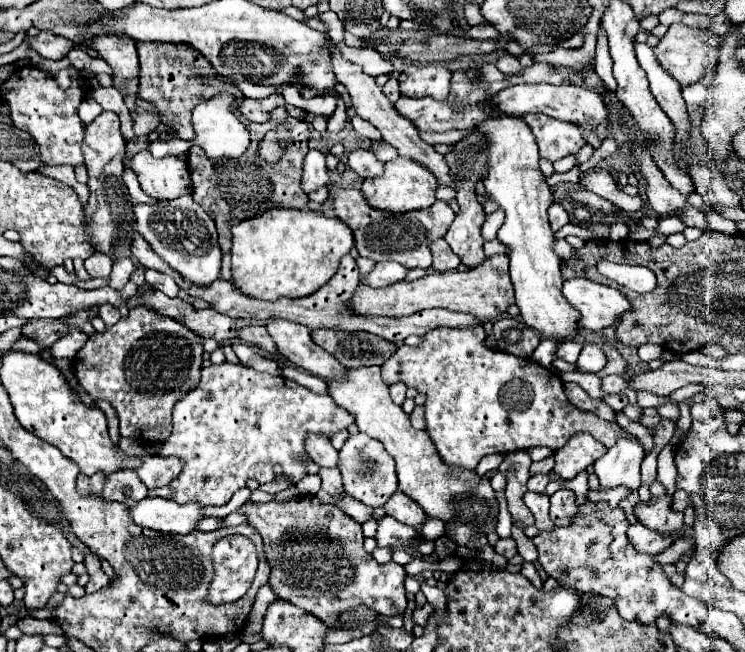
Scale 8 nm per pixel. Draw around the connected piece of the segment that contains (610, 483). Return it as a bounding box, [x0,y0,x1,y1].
[596,438,644,492]

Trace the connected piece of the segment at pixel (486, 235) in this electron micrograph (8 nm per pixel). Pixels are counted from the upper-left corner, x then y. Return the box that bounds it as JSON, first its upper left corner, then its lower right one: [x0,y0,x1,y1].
[481,209,505,242]

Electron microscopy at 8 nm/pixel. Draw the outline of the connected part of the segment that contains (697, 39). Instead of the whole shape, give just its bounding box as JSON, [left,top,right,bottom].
[654,24,718,88]

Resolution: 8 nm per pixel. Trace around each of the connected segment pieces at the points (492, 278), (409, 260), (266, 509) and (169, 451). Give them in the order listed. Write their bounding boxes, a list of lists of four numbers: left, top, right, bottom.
[[352,254,514,322],[328,186,456,268],[240,496,406,628],[150,364,354,506]]

